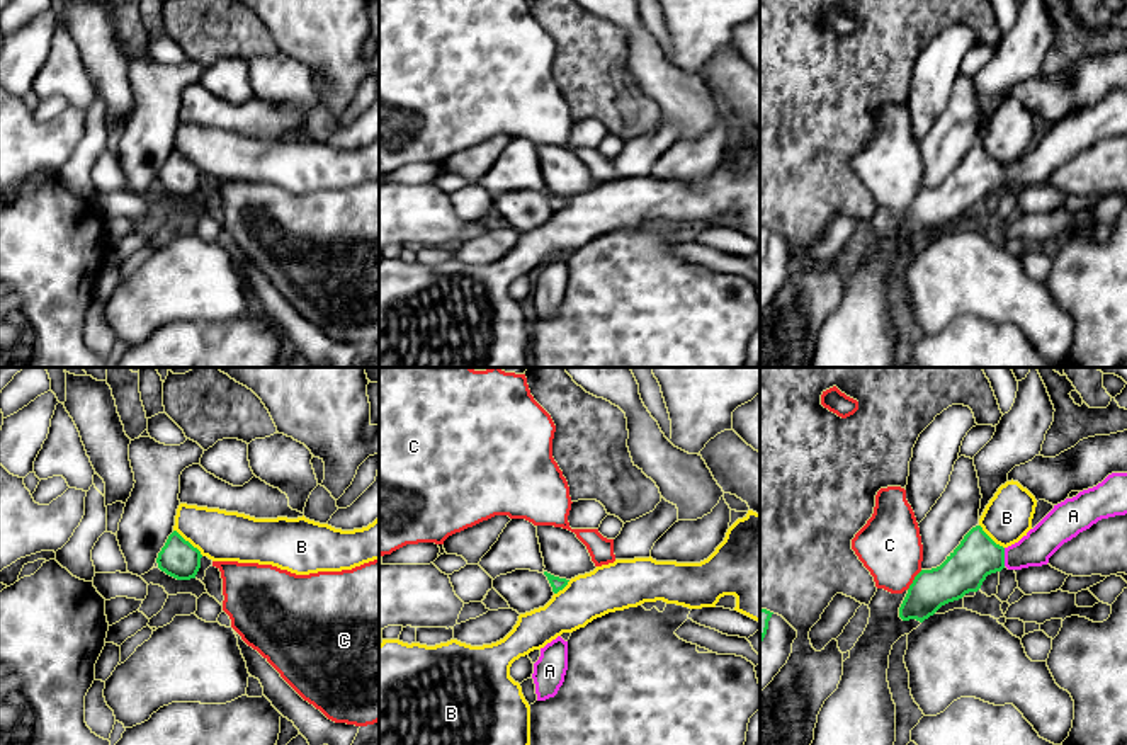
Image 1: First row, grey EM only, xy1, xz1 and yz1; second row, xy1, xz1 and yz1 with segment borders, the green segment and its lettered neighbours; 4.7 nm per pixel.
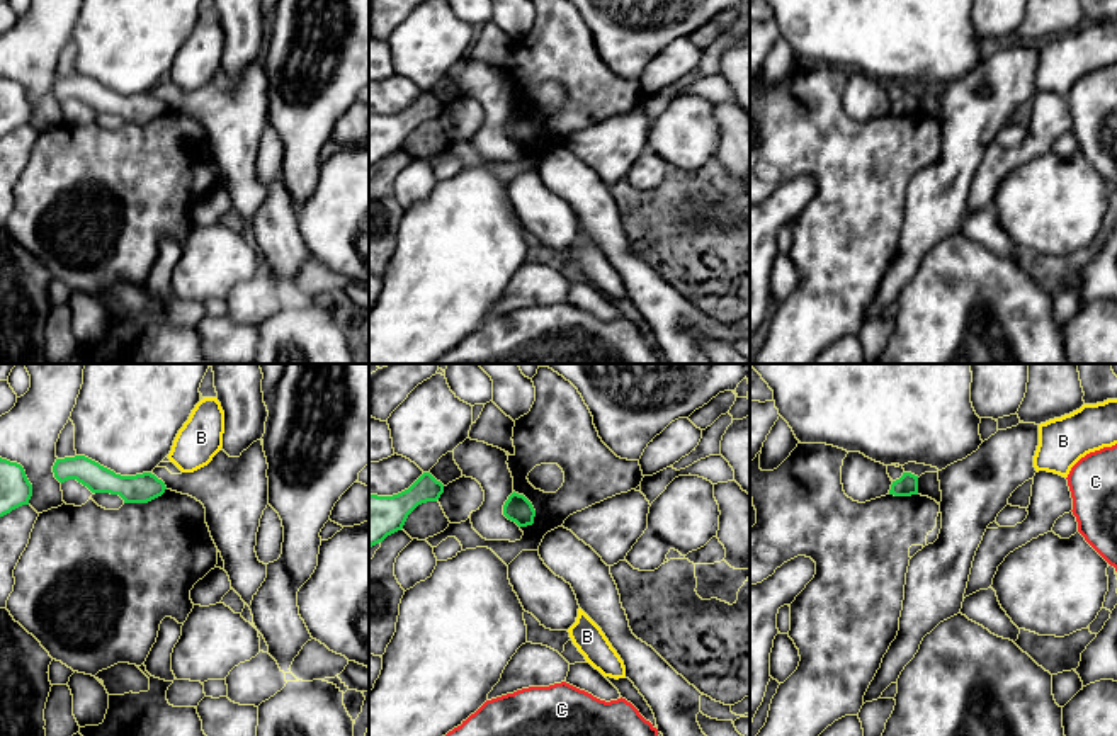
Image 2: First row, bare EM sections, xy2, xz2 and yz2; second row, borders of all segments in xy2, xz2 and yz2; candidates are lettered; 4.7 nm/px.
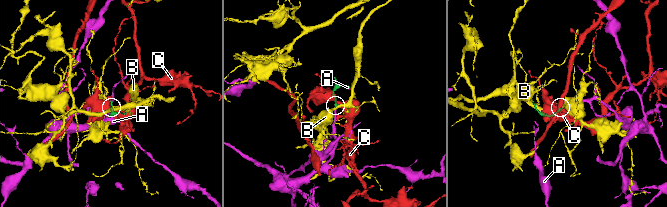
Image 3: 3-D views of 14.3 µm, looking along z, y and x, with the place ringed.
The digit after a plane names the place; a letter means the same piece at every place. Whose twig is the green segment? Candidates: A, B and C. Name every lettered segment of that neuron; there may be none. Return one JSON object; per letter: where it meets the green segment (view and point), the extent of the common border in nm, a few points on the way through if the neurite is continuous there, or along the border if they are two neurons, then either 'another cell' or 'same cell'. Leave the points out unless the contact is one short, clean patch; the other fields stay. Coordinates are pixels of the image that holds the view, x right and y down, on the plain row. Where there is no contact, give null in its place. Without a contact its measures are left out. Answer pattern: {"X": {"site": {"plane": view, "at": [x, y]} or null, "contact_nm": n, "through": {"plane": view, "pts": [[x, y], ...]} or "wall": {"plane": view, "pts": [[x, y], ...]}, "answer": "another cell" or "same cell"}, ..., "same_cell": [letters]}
{"A": {"site": {"plane": "yz1", "at": [1003, 176]}, "contact_nm": 90, "answer": "same cell"}, "B": {"site": {"plane": "xy1", "at": [187, 160]}, "contact_nm": 190, "wall": {"plane": "xy1", "pts": [[174, 148], [203, 174]]}, "answer": "another cell"}, "C": {"site": {"plane": "yz1", "at": [913, 199]}, "contact_nm": 120, "wall": {"plane": "yz1", "pts": [[922, 189], [906, 208]]}, "answer": "another cell"}, "same_cell": ["A"]}

